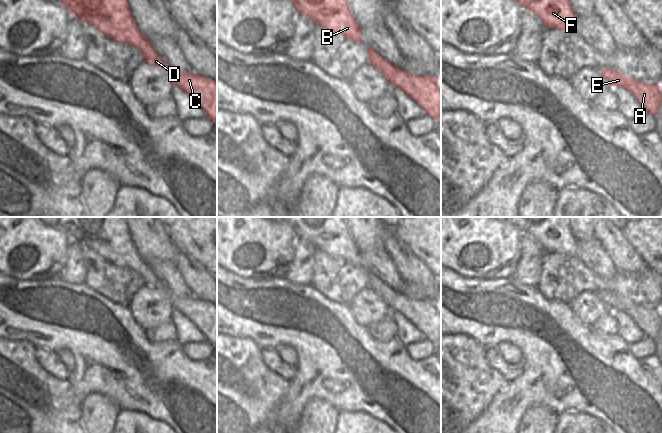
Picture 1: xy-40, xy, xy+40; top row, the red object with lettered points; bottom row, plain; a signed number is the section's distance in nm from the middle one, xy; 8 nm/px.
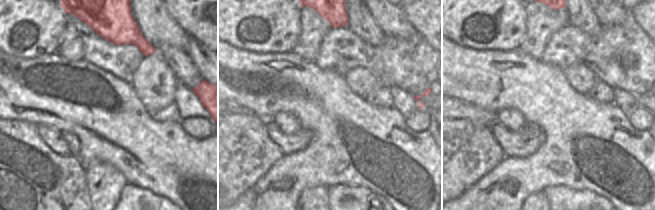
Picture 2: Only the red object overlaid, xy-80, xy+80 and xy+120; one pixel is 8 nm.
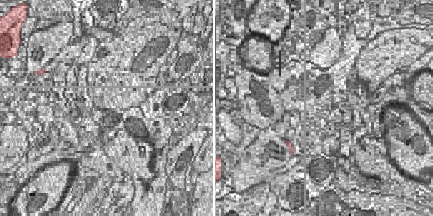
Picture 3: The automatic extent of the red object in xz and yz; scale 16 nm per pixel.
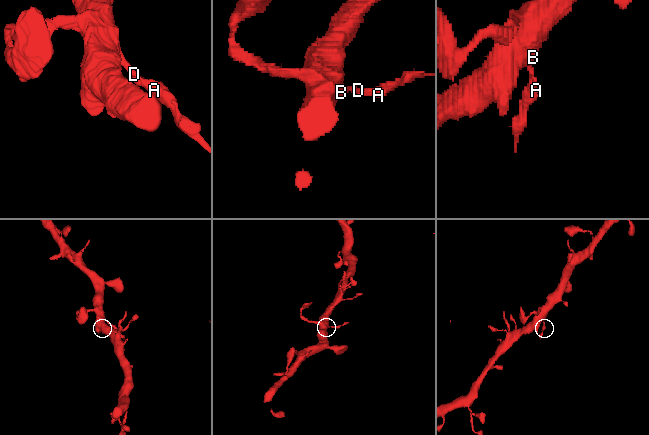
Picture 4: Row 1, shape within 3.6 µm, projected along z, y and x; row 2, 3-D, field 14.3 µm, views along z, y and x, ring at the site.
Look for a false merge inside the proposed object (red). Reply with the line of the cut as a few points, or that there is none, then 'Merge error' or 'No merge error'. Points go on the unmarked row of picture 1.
Split along xy (396, 291), (393, 295), (385, 293), (381, 296). Merge error

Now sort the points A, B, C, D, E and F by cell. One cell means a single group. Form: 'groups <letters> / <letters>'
groups A C E / B D F

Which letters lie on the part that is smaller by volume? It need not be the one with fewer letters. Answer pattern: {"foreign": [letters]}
{"foreign": ["A", "C", "E"]}

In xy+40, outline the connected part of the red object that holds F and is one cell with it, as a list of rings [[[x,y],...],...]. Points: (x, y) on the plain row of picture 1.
[[[507,217],[507,220],[530,234],[546,252],[577,256],[577,241],[569,227],[568,217]]]

